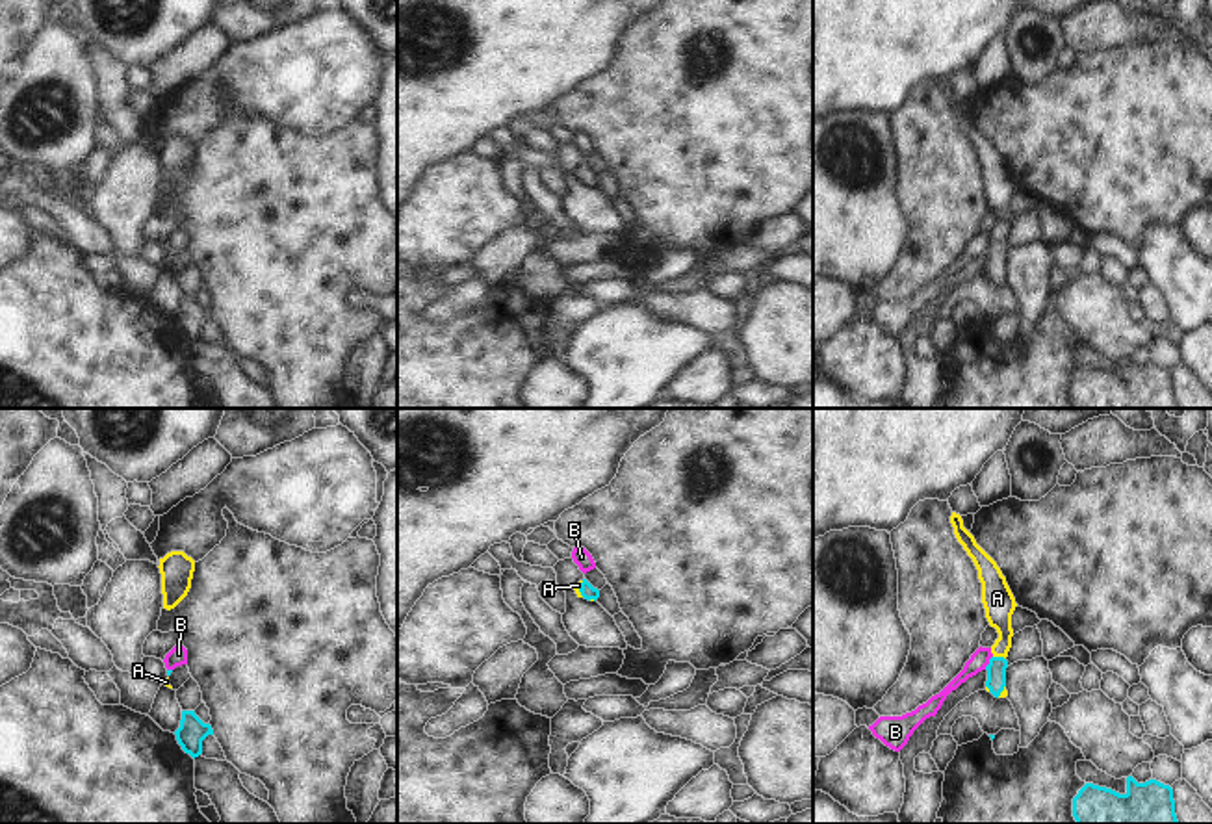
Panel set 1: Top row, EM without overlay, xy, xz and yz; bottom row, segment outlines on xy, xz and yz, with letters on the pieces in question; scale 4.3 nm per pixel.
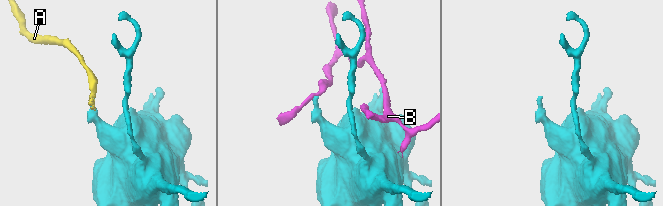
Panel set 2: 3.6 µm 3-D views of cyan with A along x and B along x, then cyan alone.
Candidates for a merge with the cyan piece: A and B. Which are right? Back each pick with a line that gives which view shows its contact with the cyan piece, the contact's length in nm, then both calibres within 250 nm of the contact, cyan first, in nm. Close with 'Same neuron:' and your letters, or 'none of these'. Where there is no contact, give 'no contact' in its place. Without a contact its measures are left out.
A: meets cyan in yz; contact 60 nm long; 80 nm thick on the cyan side, 140 nm on the other
Same neuron: A

